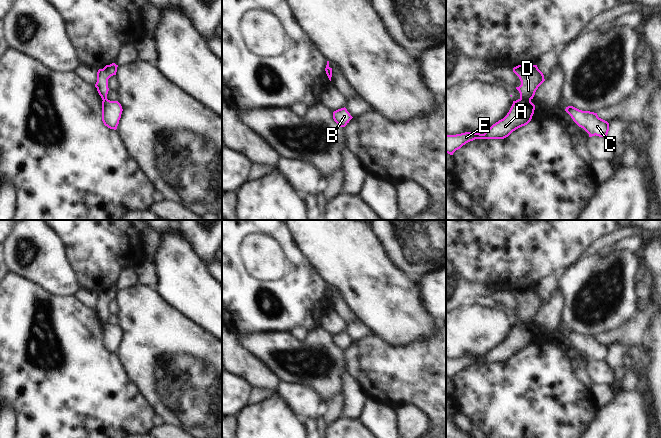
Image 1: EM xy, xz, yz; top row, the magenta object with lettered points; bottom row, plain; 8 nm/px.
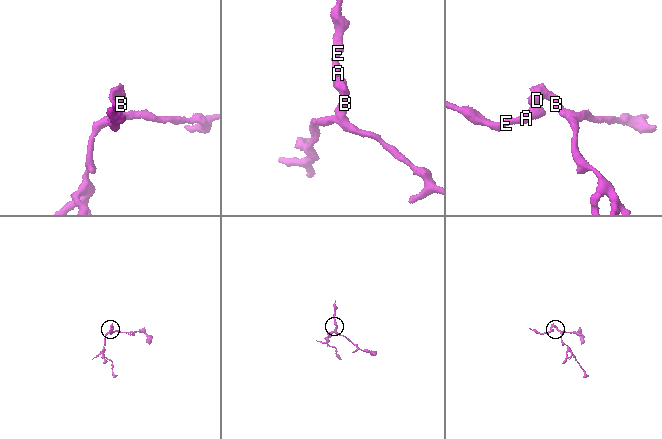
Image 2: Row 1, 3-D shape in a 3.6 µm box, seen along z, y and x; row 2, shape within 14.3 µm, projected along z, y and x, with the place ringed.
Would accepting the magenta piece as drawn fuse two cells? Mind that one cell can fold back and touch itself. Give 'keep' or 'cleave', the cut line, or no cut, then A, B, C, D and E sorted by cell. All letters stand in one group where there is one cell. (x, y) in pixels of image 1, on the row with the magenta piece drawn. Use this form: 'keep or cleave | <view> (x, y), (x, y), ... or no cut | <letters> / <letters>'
cleave | yz (520, 98), (530, 100) | A E / B C D

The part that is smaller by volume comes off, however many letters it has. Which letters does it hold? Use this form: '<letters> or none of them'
A, E

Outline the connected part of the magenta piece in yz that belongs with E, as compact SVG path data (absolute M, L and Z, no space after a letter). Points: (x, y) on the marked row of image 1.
M518 99L507 115L493 124L484 134L465 132L456 135L446 135L446 153L453 153L466 143L475 139L504 139L516 129L527 125L534 114L535 105L528 99Z

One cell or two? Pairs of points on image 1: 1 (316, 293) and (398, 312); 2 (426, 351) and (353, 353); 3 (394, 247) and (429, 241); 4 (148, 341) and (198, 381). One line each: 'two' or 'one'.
1: two
2: one
3: one
4: one

